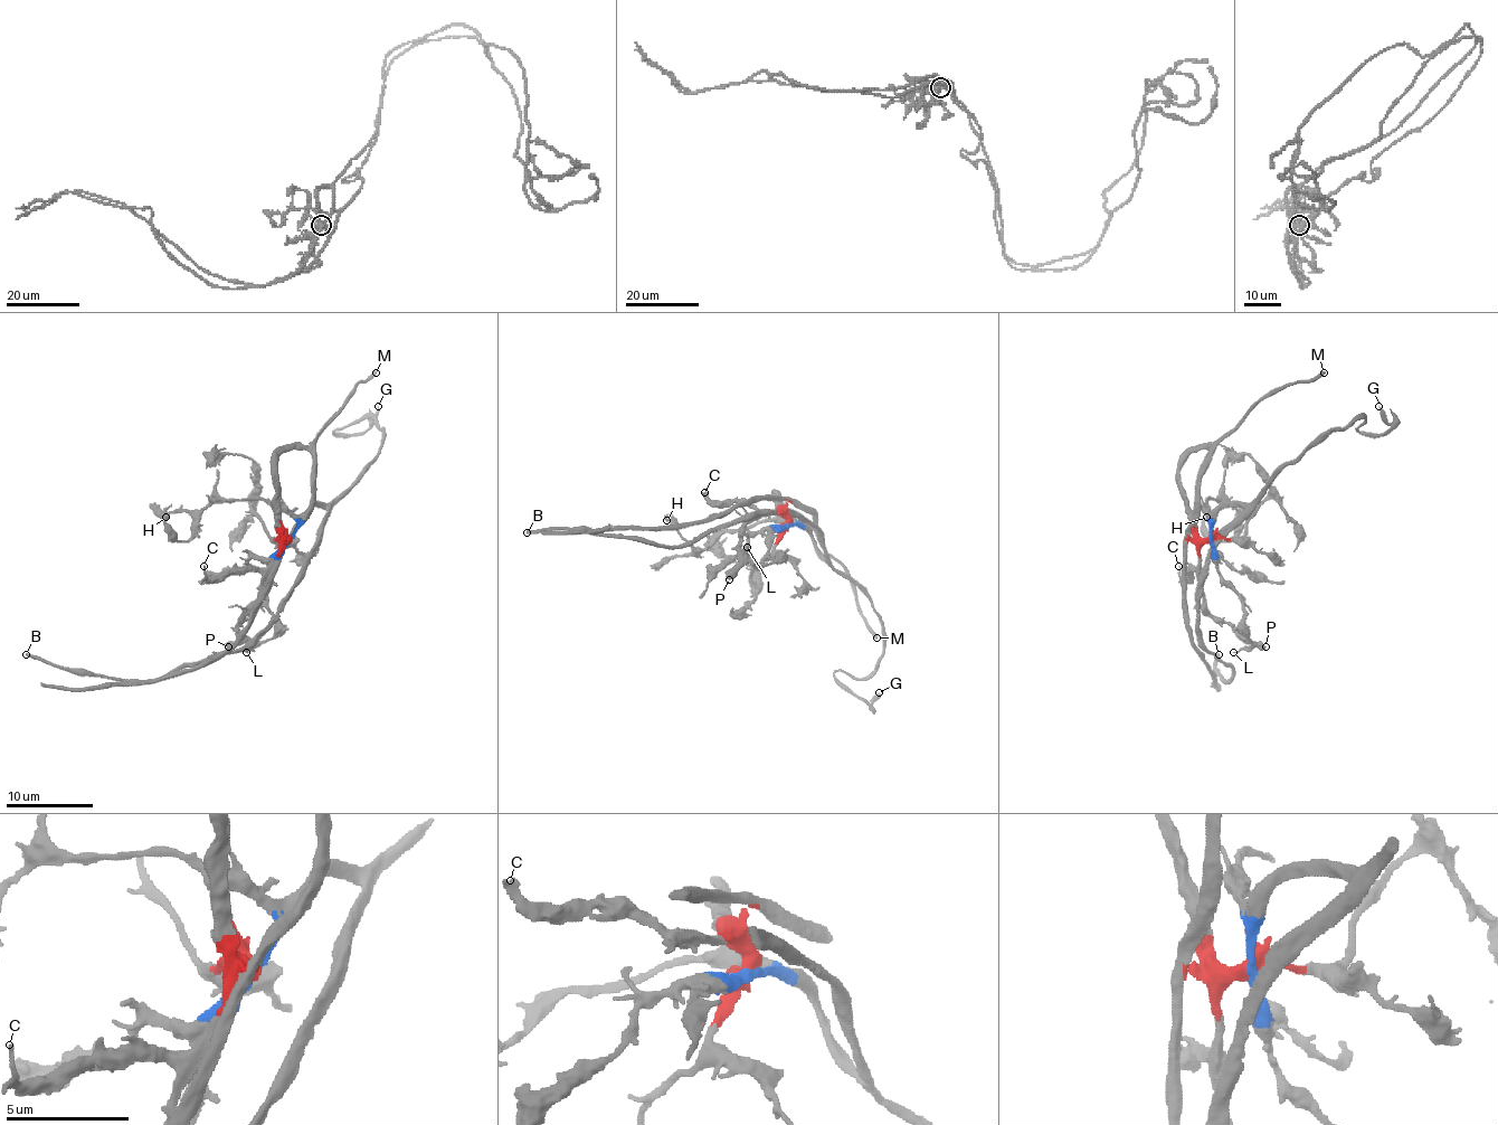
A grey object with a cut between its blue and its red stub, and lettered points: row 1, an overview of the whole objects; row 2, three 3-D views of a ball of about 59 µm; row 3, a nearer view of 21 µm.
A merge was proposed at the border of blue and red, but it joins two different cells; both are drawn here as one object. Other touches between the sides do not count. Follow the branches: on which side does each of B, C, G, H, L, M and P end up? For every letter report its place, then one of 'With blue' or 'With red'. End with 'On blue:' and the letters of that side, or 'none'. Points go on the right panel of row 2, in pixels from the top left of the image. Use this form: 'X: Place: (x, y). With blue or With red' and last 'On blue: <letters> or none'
B: Place: (1219, 654). With blue
C: Place: (1178, 566). With red
G: Place: (1378, 406). With blue
H: Place: (1206, 517). With blue
L: Place: (1233, 652). With blue
M: Place: (1324, 372). With red
P: Place: (1266, 646). With red
On blue: B, G, H, L

